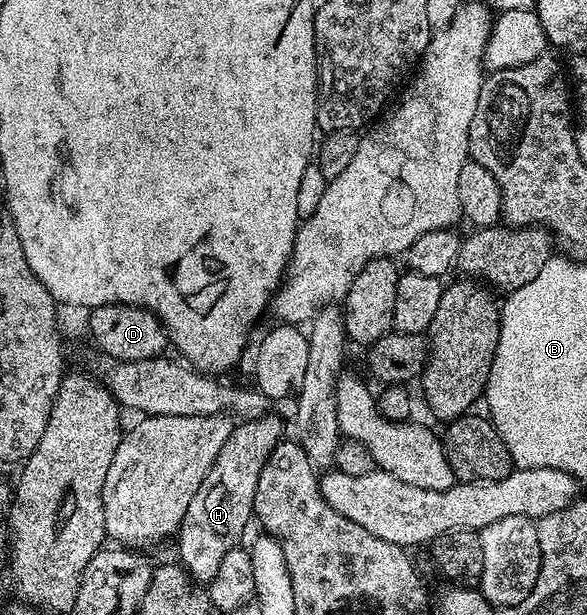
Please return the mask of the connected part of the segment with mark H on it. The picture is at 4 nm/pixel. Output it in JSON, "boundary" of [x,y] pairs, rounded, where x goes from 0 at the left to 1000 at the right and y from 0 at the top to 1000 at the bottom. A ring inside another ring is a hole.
{"boundary":[[[453,672],[443,681],[411,685],[399,693],[387,711],[380,730],[373,730],[373,743],[359,756],[353,776],[346,776],[346,789],[339,789],[339,802],[325,808],[322,834],[315,849],[300,865],[302,896],[308,901],[307,920],[322,932],[322,940],[342,951],[354,951],[378,917],[380,906],[405,888],[411,868],[417,863],[424,844],[433,842],[431,816],[434,815],[434,789],[441,789],[441,769],[455,750],[458,738],[480,719],[486,694],[465,676]]]}

